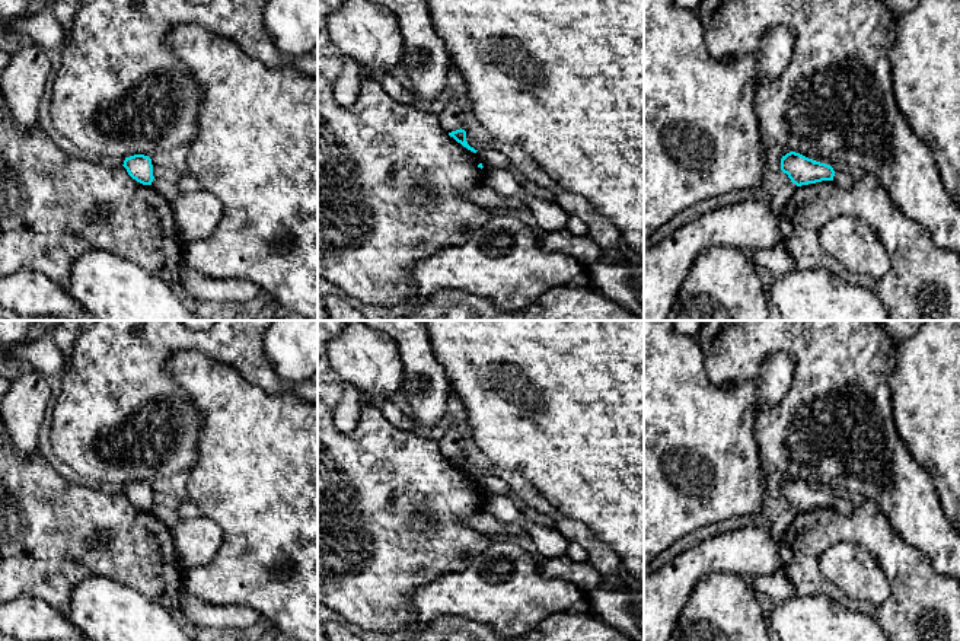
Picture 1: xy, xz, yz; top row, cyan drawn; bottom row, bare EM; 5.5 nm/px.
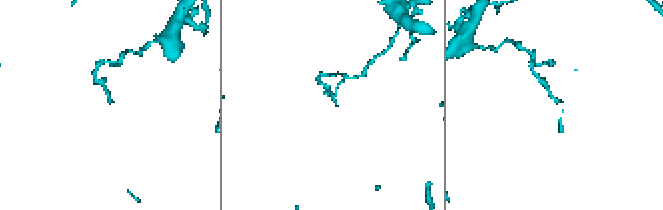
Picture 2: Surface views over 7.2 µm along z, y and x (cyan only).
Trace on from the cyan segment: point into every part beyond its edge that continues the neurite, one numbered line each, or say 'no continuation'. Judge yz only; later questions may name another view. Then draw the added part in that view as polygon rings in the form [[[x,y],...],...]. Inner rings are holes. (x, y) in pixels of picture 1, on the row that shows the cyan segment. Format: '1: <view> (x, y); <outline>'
no continuation

